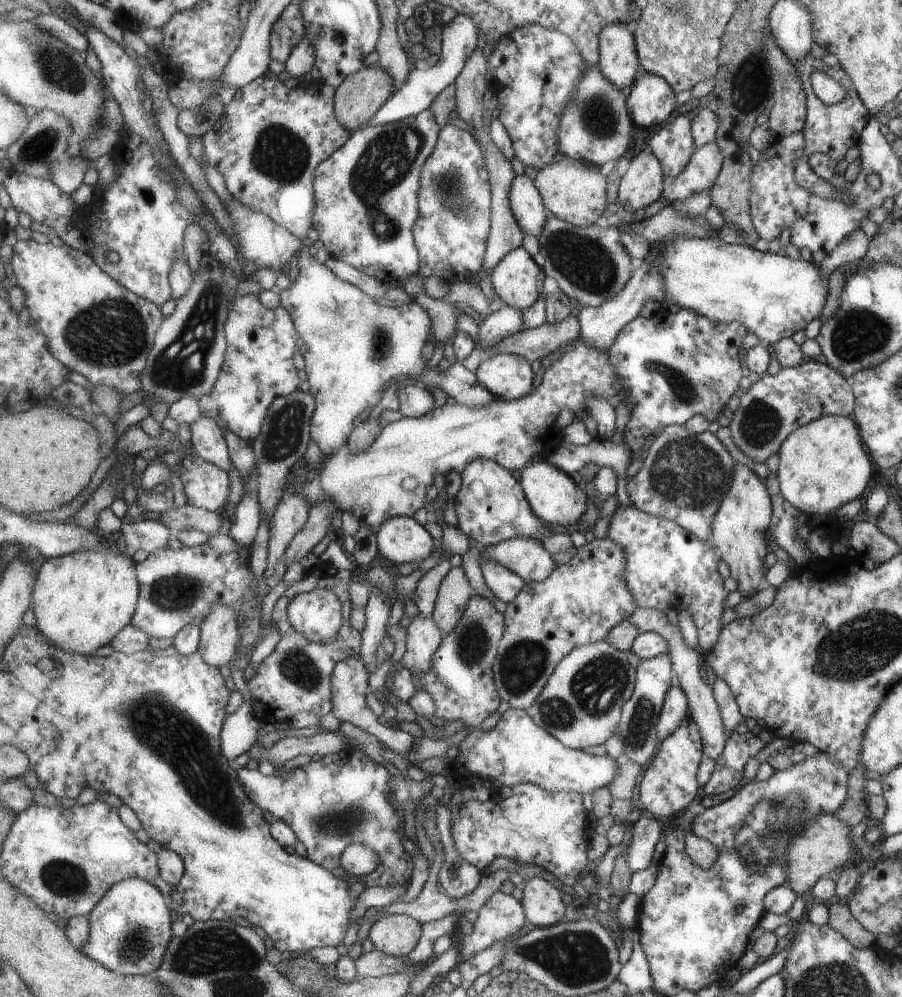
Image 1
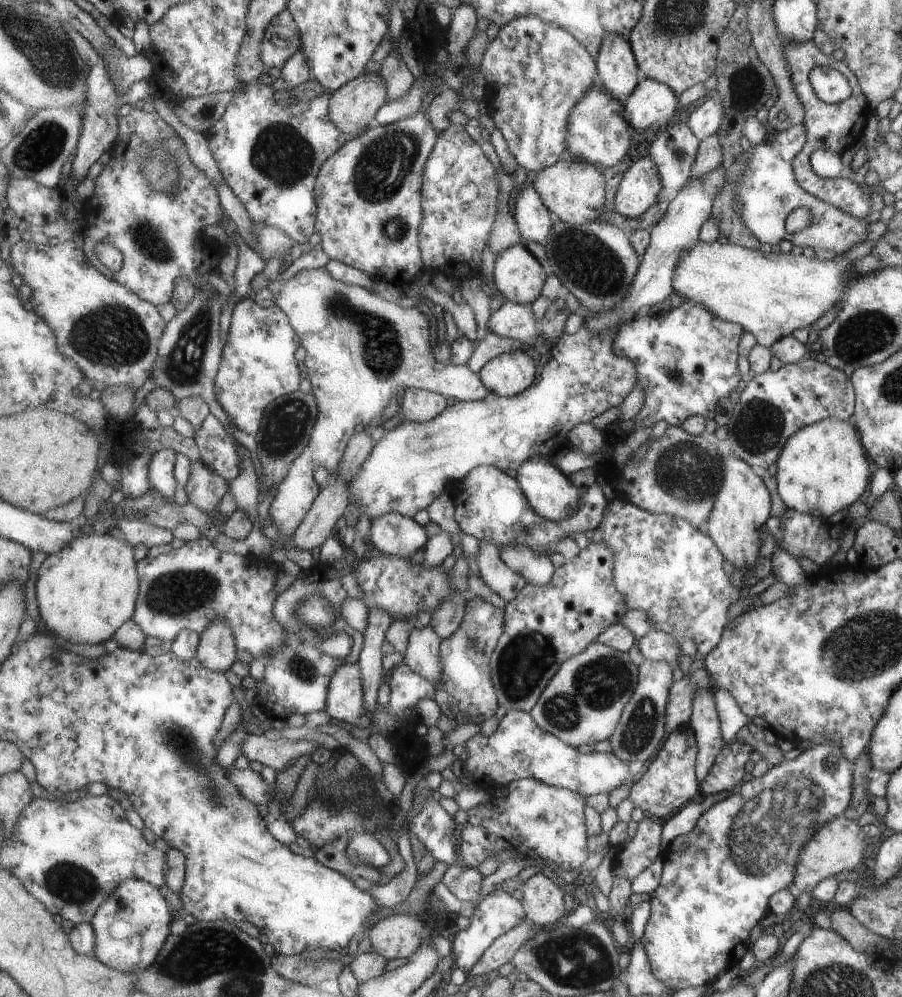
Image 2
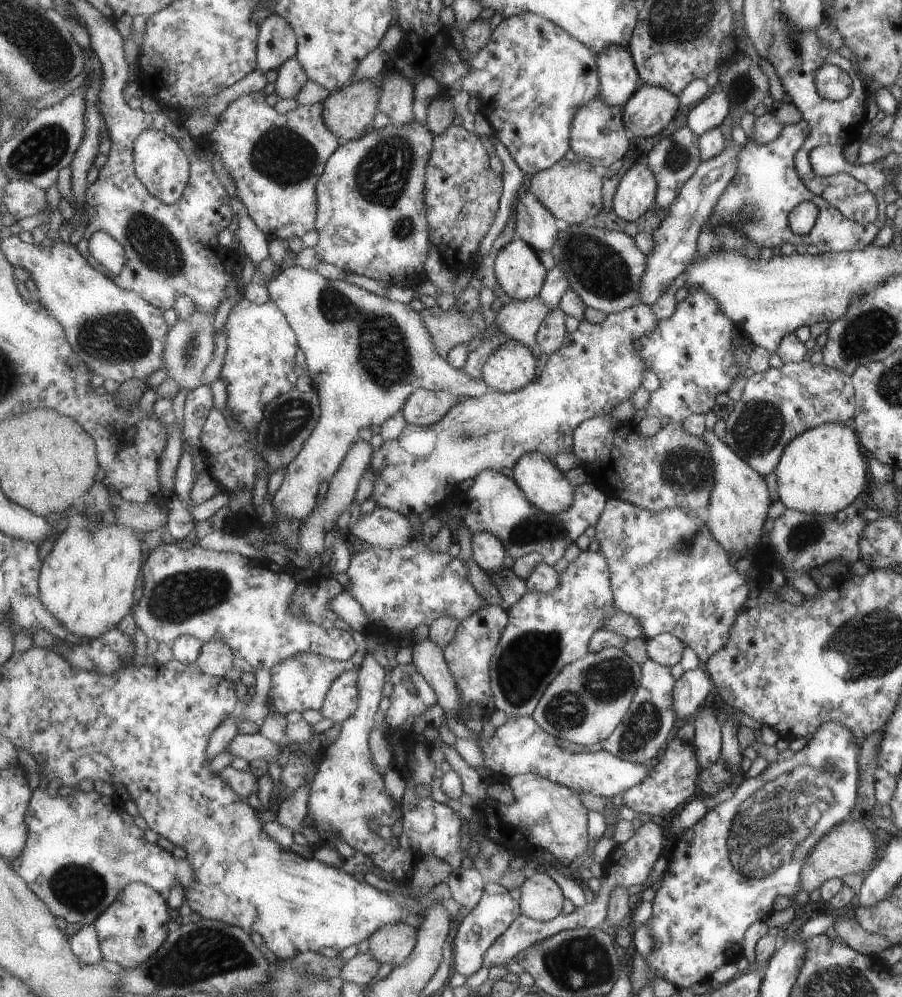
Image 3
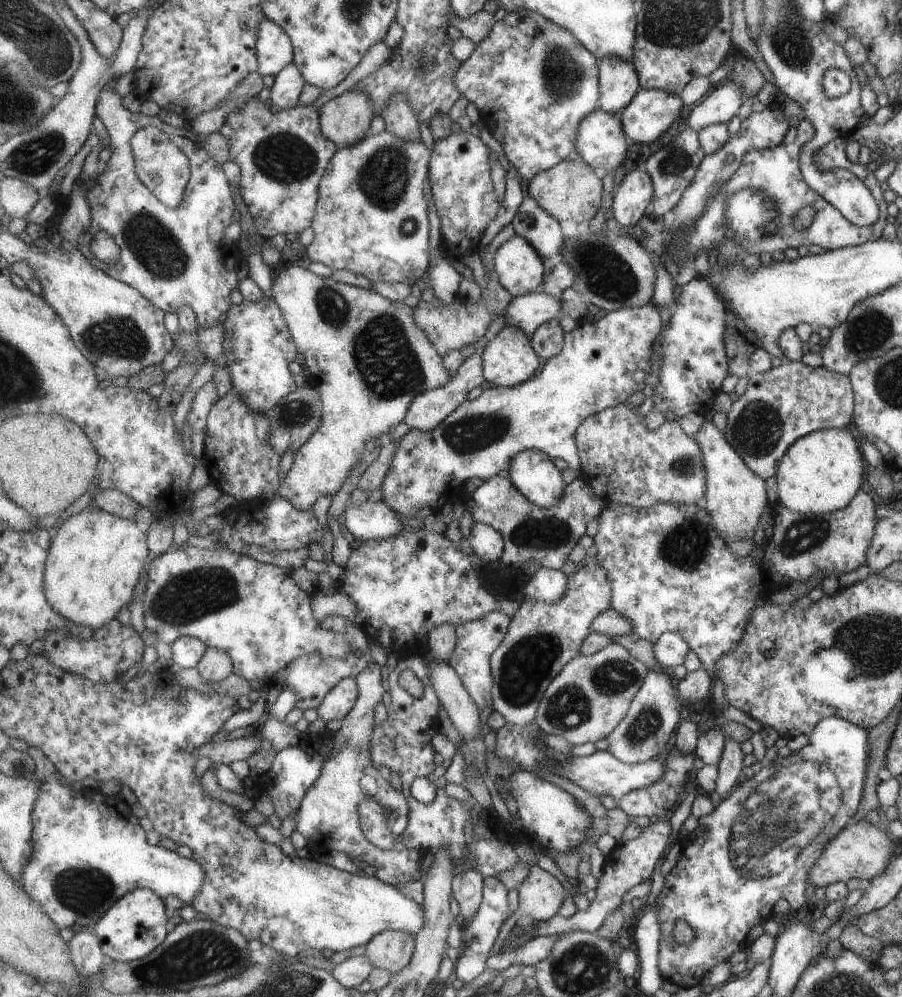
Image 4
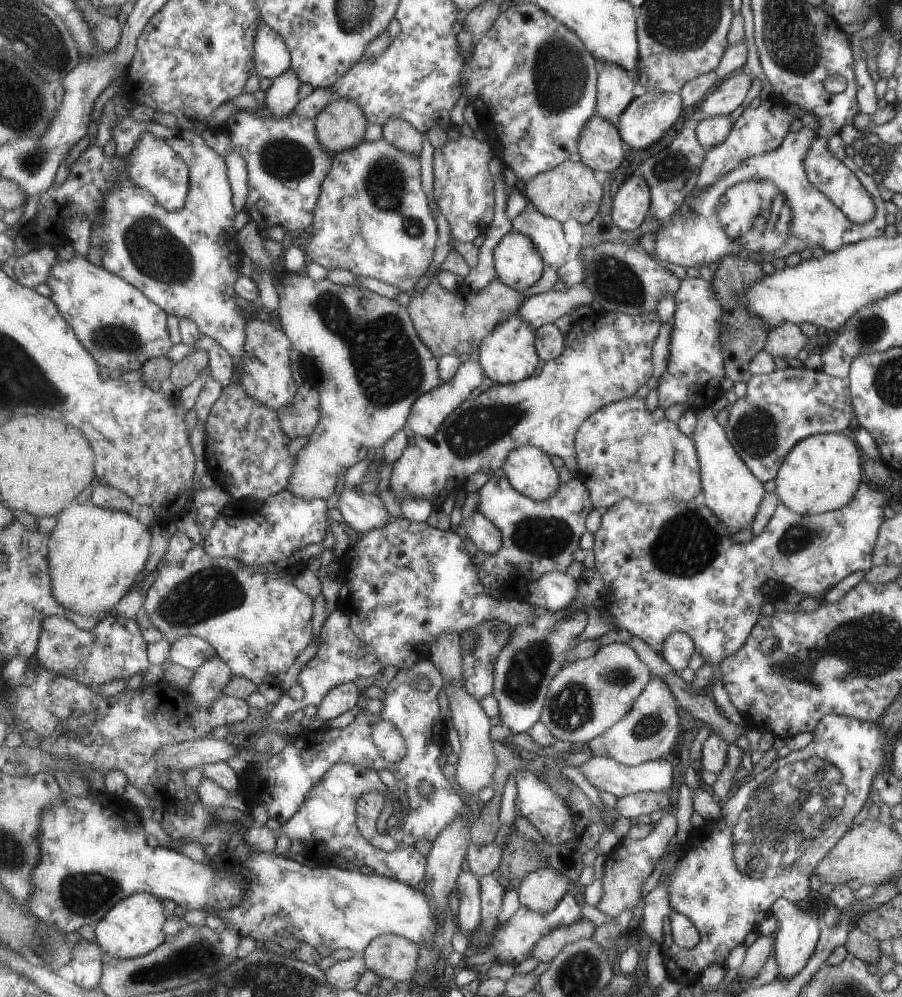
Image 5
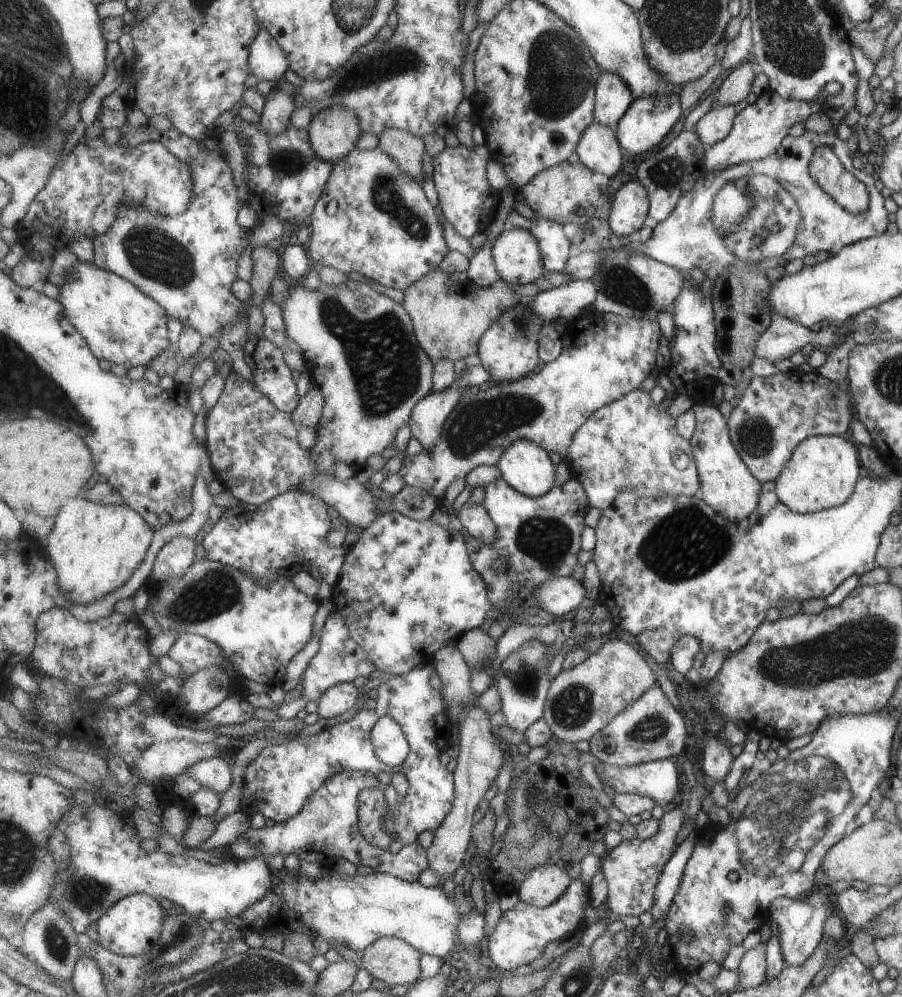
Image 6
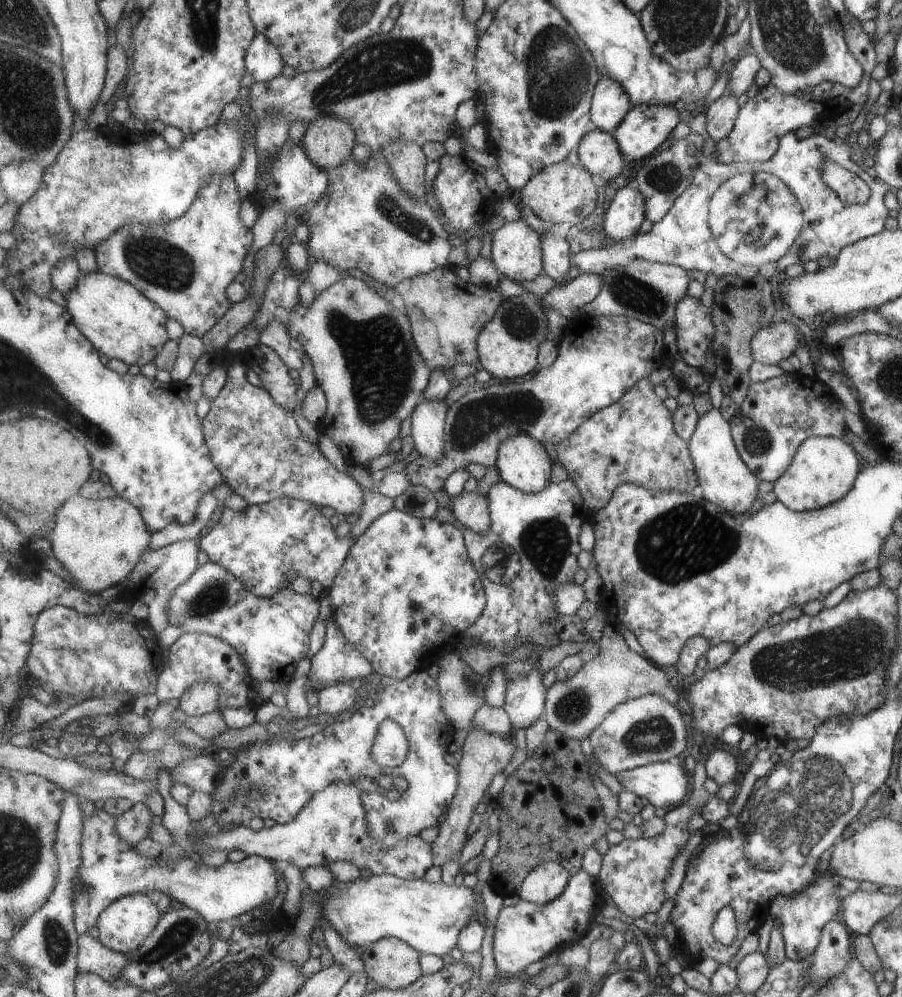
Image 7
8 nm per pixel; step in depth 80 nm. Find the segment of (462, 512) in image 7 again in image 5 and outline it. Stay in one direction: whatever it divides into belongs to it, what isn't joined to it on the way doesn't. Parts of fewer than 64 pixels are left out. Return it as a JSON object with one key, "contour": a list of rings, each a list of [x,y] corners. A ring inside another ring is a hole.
{"contour":[[[476,511],[470,518],[463,520],[461,526],[477,550],[483,551],[487,555],[494,555],[503,548],[504,538],[501,530],[483,513]]]}

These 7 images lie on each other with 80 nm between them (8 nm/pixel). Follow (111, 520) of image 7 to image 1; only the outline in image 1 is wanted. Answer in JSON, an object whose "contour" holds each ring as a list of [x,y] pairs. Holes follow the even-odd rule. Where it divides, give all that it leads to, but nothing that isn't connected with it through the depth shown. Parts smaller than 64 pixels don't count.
{"contour":[[[112,544],[108,548],[83,549],[64,557],[46,559],[42,564],[36,587],[32,594],[36,618],[35,625],[53,643],[63,650],[80,655],[90,655],[112,640],[127,625],[132,624],[134,614],[140,597],[140,582],[136,572],[135,562],[131,554],[121,551]]]}

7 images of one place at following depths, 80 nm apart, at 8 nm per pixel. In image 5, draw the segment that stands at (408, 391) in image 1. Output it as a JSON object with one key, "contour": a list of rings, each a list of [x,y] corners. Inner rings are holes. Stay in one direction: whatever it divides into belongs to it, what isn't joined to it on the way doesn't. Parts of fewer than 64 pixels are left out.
{"contour":[[[465,361],[451,380],[444,382],[417,399],[417,402],[412,406],[412,412],[408,420],[409,428],[416,435],[431,438],[436,433],[436,430],[445,422],[445,419],[458,406],[461,406],[463,402],[473,397],[473,390],[480,390],[486,384],[486,381],[486,372],[480,361]]]}

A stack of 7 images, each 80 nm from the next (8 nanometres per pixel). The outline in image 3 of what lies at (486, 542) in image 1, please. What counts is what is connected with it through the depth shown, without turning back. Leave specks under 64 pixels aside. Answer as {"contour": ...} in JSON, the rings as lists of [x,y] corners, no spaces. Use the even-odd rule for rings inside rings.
{"contour":[[[487,469],[473,479],[473,485],[466,492],[465,502],[455,506],[462,526],[474,535],[483,531],[497,535],[504,542],[508,555],[516,559],[528,552],[538,552],[551,566],[564,556],[569,543],[574,543],[583,532],[587,532],[589,526],[597,526],[609,500],[605,491],[591,481],[576,487],[573,504],[567,510],[552,515],[535,506],[517,481],[507,478],[501,471]]]}

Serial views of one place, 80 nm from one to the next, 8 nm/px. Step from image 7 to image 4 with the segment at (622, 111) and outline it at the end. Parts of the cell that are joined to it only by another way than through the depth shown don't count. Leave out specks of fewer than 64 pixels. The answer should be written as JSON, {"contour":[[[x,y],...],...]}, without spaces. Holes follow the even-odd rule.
{"contour":[[[617,55],[600,59],[600,100],[597,109],[621,112],[642,88],[632,61]]]}

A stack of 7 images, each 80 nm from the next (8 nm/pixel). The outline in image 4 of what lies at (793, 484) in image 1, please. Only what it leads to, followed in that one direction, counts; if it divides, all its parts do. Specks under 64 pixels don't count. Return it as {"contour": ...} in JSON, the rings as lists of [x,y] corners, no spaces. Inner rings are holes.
{"contour":[[[819,429],[799,437],[776,468],[776,504],[798,513],[822,515],[842,509],[856,496],[863,478],[857,442],[846,429]]]}

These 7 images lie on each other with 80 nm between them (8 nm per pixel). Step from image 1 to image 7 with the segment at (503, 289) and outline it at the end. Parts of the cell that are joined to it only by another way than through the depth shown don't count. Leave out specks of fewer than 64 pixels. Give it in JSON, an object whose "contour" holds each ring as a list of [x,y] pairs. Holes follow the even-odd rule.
{"contour":[[[524,218],[506,222],[494,233],[492,241],[491,259],[501,274],[514,282],[535,280],[537,276],[545,274],[544,242],[535,228],[531,228]]]}

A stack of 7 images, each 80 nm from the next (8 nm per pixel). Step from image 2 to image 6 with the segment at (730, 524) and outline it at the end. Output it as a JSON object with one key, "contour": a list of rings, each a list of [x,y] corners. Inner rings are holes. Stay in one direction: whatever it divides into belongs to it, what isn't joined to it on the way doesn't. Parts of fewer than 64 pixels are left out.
{"contour":[[[694,402],[691,408],[695,411],[698,420],[695,434],[690,441],[700,470],[702,484],[700,497],[708,502],[717,514],[739,523],[745,520],[745,516],[751,514],[751,510],[757,506],[761,484],[755,480],[747,464],[737,454],[736,447],[729,438],[728,423],[720,411],[713,404],[707,405],[705,402]]]}

